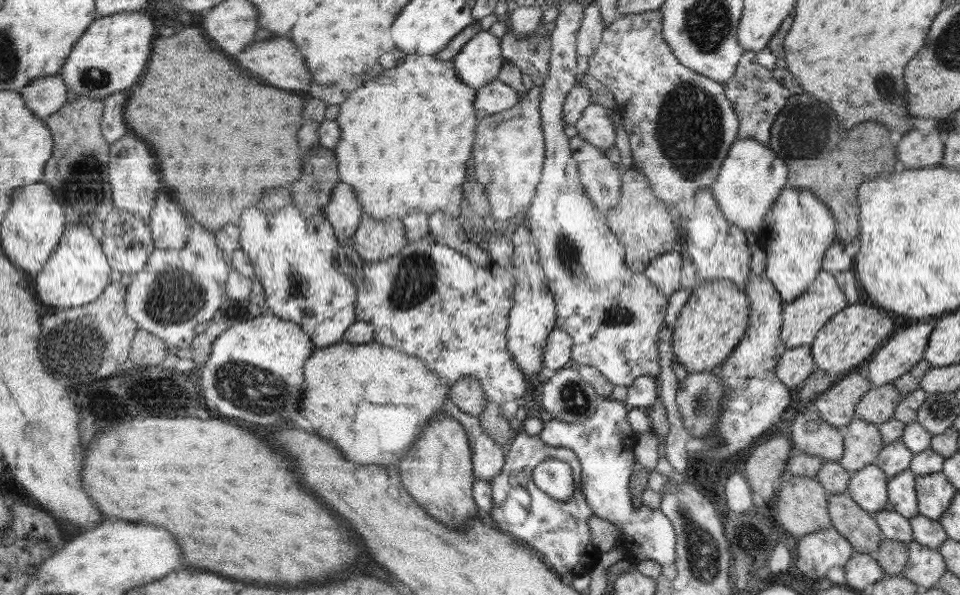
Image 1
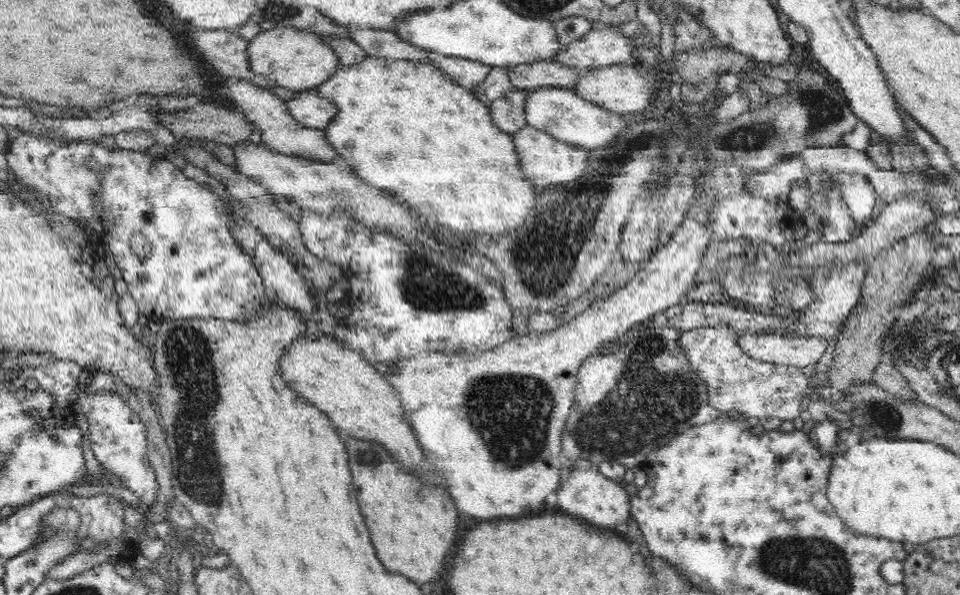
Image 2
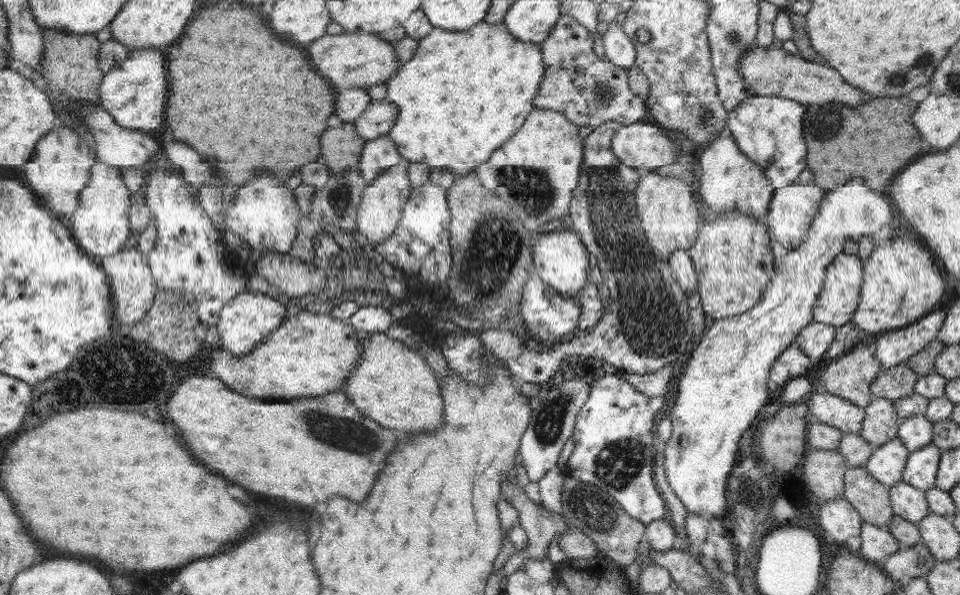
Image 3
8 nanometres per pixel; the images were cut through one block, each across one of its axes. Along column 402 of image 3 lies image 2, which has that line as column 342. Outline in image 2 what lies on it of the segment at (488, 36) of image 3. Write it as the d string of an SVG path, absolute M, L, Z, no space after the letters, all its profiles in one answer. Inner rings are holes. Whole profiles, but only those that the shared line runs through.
M367 57L366 60L354 64L354 66L340 65L336 74L328 78L324 84L316 88L316 93L330 102L333 102L340 114L327 124L325 132L327 142L335 148L335 151L343 158L344 164L350 166L357 172L358 177L372 187L386 189L392 193L396 201L404 202L418 211L422 211L426 216L438 226L450 229L452 233L471 238L477 234L490 236L500 236L516 230L527 223L527 218L534 210L537 189L530 181L526 180L520 168L519 158L515 151L515 144L512 134L502 132L490 115L490 108L480 99L476 98L470 89L463 88L455 84L448 74L442 72L430 62L411 62L410 60L390 60L388 58Z

